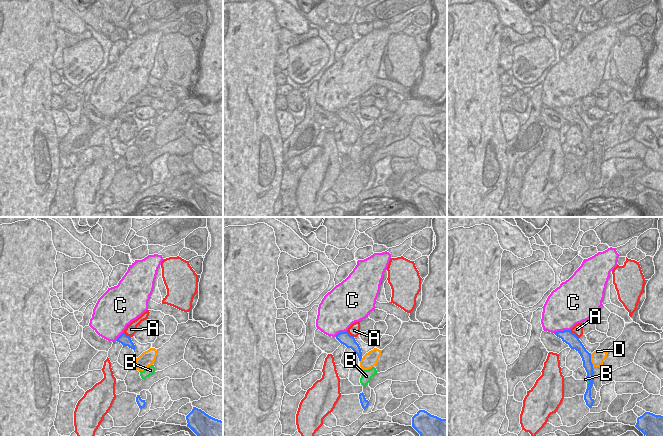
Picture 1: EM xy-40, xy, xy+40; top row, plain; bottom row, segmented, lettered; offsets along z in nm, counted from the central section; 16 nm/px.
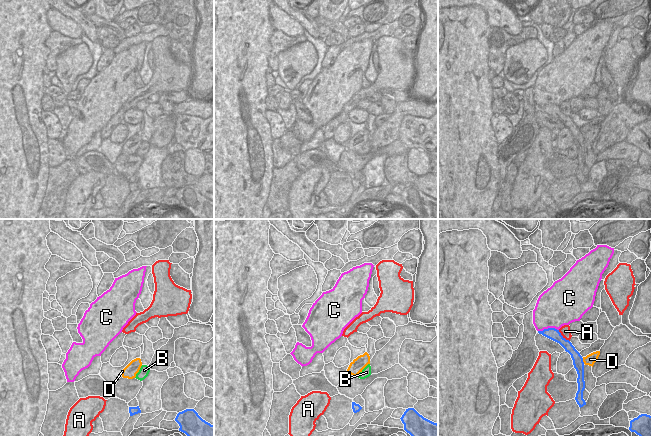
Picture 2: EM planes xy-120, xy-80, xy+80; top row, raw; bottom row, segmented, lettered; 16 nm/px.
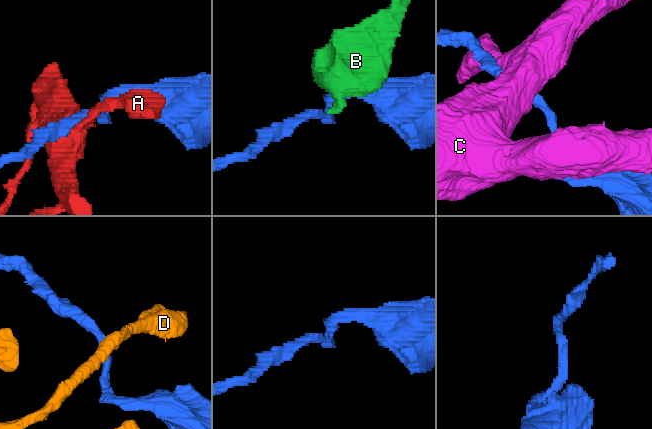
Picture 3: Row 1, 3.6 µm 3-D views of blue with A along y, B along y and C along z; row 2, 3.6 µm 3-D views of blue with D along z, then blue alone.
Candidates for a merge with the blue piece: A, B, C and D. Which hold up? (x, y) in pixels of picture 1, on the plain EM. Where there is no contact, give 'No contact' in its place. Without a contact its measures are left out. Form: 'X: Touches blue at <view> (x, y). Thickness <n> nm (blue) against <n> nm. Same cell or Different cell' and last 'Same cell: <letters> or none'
A: Touches blue at xy+40 (574, 110). Thickness 200 nm (blue) against 160 nm. Different cell
B: Touches blue at xy+40 (587, 155). Thickness 160 nm (blue) against 50 nm. Different cell
C: Touches blue at xy+40 (562, 107). Thickness 200 nm (blue) against 480 nm. Different cell
D: Touches blue at xy+40 (590, 137). Thickness 160 nm (blue) against 220 nm. Different cell
Same cell: none.

